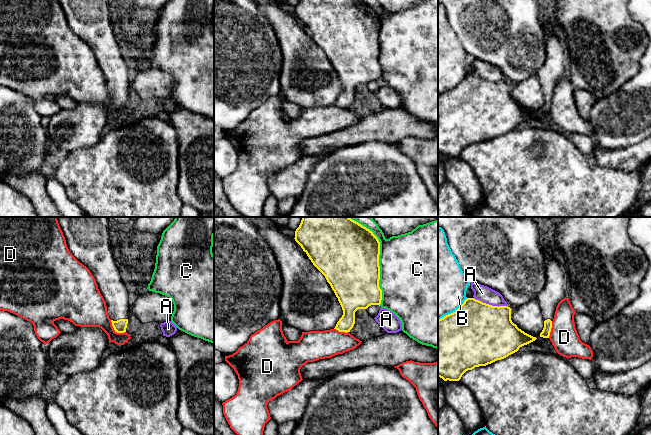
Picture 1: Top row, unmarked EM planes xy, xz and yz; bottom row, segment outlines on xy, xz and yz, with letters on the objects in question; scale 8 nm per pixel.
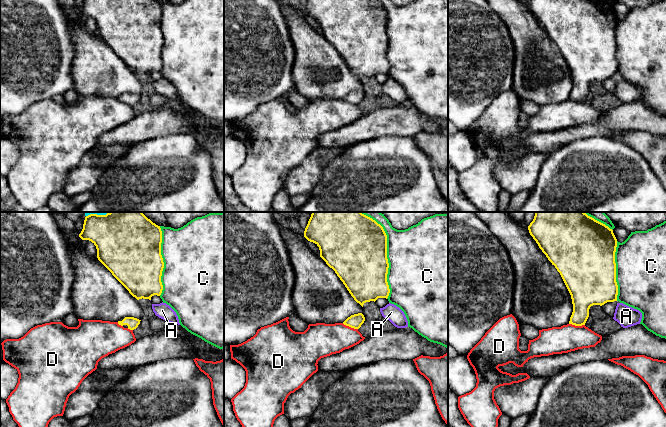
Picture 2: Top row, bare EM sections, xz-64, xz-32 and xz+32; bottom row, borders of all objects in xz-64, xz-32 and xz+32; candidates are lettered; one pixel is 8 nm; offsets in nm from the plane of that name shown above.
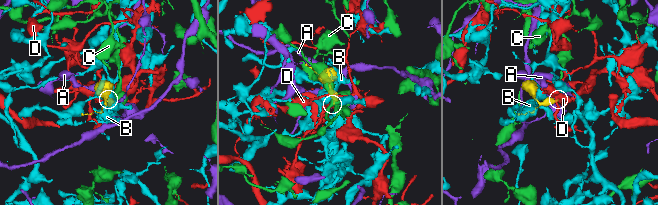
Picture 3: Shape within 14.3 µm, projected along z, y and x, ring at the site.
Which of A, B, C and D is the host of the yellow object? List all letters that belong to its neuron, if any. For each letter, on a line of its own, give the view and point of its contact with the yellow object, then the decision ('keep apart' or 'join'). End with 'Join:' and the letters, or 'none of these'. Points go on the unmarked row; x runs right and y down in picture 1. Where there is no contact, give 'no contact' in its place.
A: yz (490, 81) | keep apart
B: yz (453, 88) | keep apart
C: xz (378, 39) | keep apart
D: xy (115, 106) | keep apart
Join: none of these

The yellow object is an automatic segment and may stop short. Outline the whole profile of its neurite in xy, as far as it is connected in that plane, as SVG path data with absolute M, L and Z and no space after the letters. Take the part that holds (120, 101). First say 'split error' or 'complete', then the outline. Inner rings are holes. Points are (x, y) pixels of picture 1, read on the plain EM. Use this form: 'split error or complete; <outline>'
split error; M109 0L59 2L70 29L94 52L115 108L126 108L130 92L129 70L120 51L120 39L112 29Z

